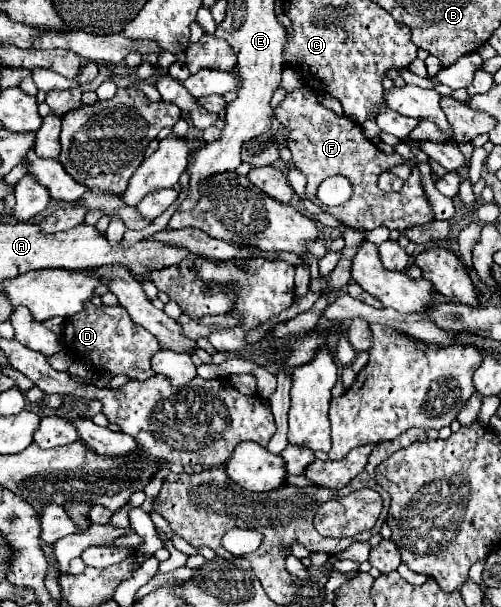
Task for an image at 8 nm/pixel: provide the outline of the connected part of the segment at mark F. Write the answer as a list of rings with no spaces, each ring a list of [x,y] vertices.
[[[300,86],[286,94],[286,98],[274,108],[276,120],[282,124],[286,134],[286,146],[292,152],[290,164],[306,176],[306,198],[314,204],[322,206],[316,198],[316,190],[328,176],[344,176],[352,184],[352,198],[342,206],[322,206],[328,214],[332,214],[338,222],[354,230],[374,230],[378,226],[386,226],[388,230],[398,230],[400,234],[414,226],[424,226],[434,220],[432,206],[424,194],[420,184],[418,168],[412,168],[408,180],[404,182],[402,190],[396,194],[384,194],[378,188],[378,176],[382,172],[390,172],[392,166],[406,164],[402,156],[388,156],[380,152],[364,134],[358,122],[350,120],[348,116],[338,116],[326,106],[318,102],[318,94],[308,88]]]

